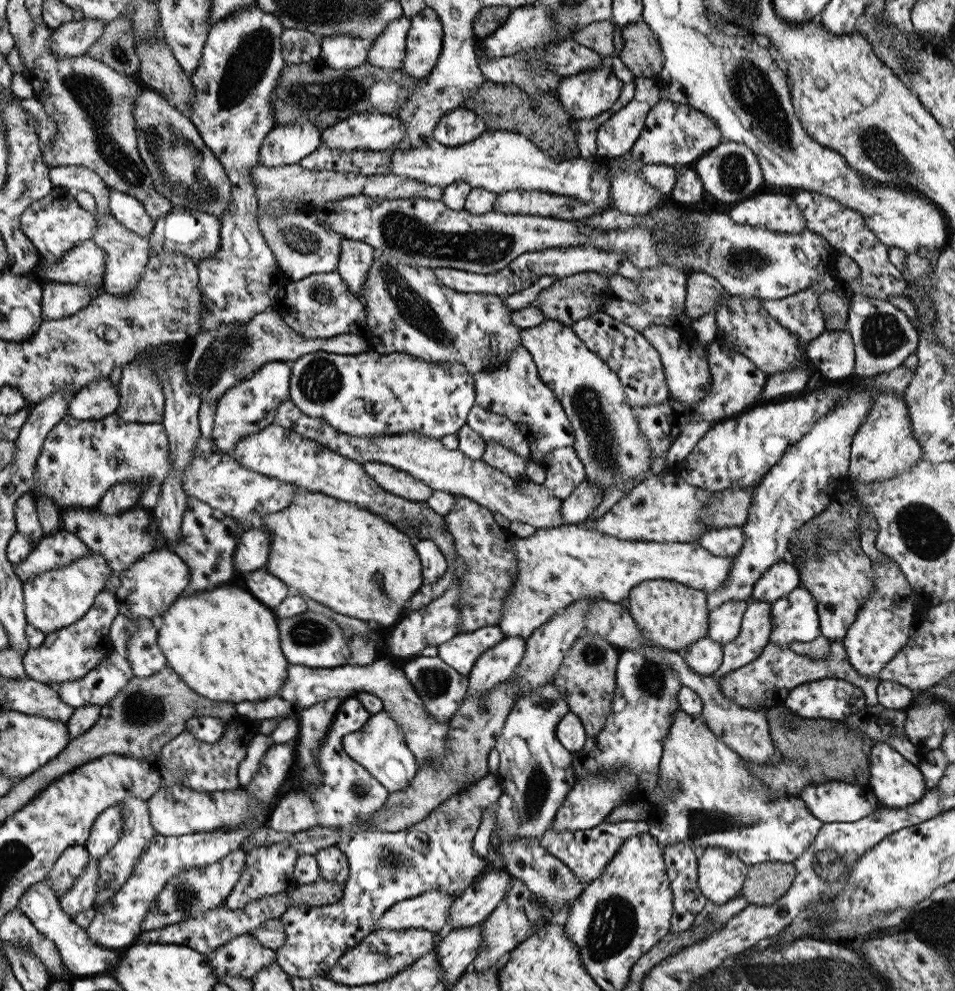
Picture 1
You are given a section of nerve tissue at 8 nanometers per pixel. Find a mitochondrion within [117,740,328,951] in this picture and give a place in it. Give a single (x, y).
(185, 896)

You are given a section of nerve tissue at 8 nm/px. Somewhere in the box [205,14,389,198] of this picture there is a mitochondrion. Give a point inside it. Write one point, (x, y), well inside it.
(248, 59)

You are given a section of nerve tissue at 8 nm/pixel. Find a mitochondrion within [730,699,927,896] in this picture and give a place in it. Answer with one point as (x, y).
(829, 865)

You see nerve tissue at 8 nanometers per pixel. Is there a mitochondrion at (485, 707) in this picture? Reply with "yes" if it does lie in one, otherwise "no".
yes

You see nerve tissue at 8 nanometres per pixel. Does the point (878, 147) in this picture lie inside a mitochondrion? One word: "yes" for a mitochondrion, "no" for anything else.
yes

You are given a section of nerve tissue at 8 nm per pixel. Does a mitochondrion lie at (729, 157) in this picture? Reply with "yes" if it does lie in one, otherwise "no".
yes

